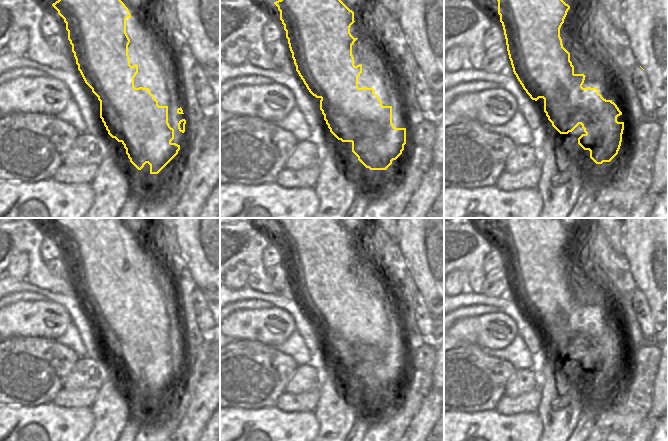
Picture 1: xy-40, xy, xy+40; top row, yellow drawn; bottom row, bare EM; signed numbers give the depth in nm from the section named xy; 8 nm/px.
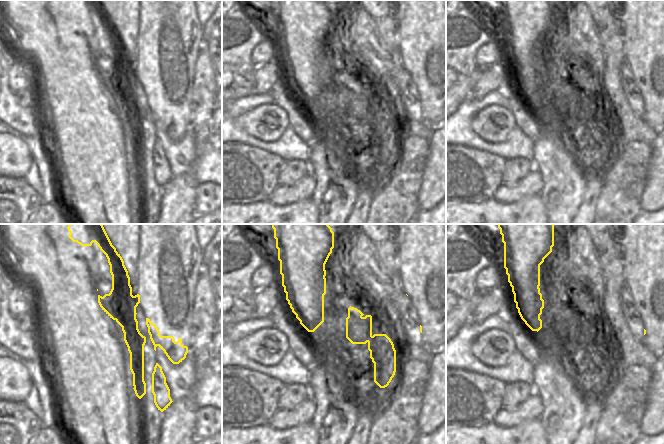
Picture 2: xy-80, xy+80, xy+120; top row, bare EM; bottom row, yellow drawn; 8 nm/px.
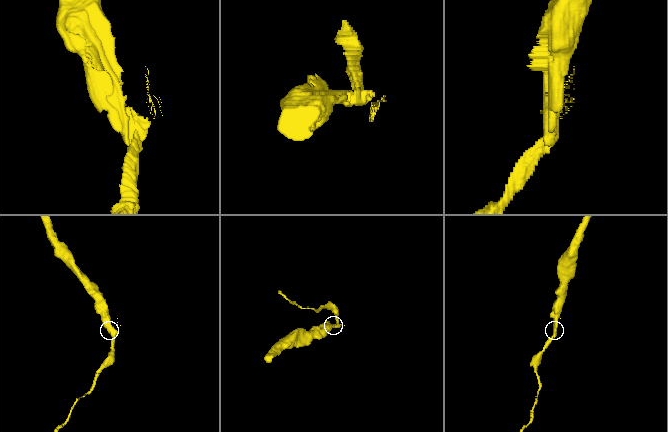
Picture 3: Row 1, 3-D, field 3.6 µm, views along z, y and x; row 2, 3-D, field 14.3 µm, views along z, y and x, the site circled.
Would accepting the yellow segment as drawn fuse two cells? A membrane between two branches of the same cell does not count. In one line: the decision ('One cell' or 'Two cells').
Two cells

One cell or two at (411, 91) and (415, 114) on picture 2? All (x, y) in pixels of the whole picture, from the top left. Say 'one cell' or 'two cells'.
one cell

